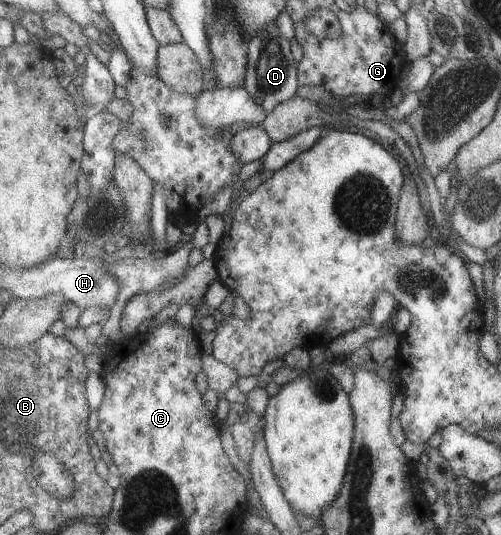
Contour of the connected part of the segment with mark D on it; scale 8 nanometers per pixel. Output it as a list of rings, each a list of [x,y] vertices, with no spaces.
[[[274,20],[248,38],[244,45],[247,52],[244,90],[265,113],[270,112],[278,103],[292,98],[299,86],[297,63],[290,53],[289,42],[280,34]]]

